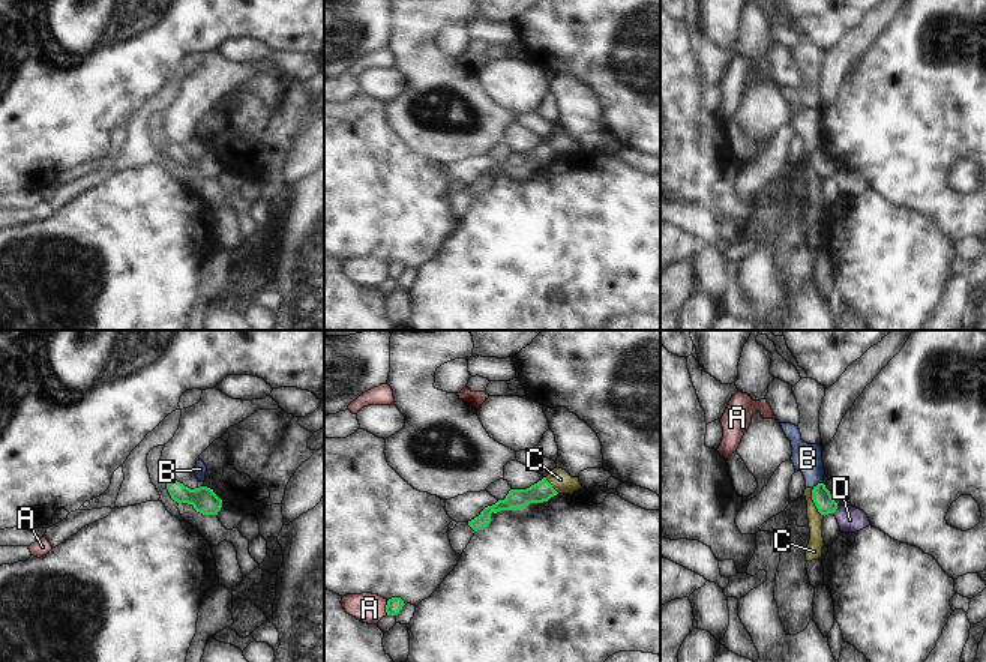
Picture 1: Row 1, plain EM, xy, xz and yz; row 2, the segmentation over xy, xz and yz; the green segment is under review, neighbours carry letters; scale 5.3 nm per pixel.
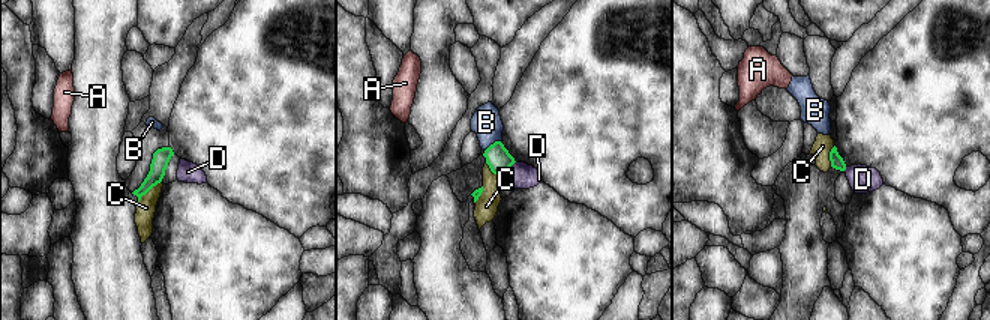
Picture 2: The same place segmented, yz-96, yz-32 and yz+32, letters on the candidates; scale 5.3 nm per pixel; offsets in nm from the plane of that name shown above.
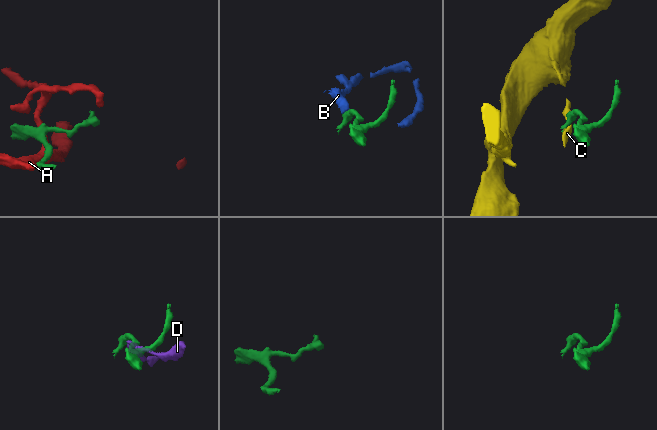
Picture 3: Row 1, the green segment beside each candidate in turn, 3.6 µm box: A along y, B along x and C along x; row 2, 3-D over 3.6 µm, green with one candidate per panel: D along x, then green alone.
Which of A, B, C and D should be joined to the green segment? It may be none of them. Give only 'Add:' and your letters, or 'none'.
Add: none.

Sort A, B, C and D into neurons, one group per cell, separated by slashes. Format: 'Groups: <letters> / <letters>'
Groups: A B / C / D.

